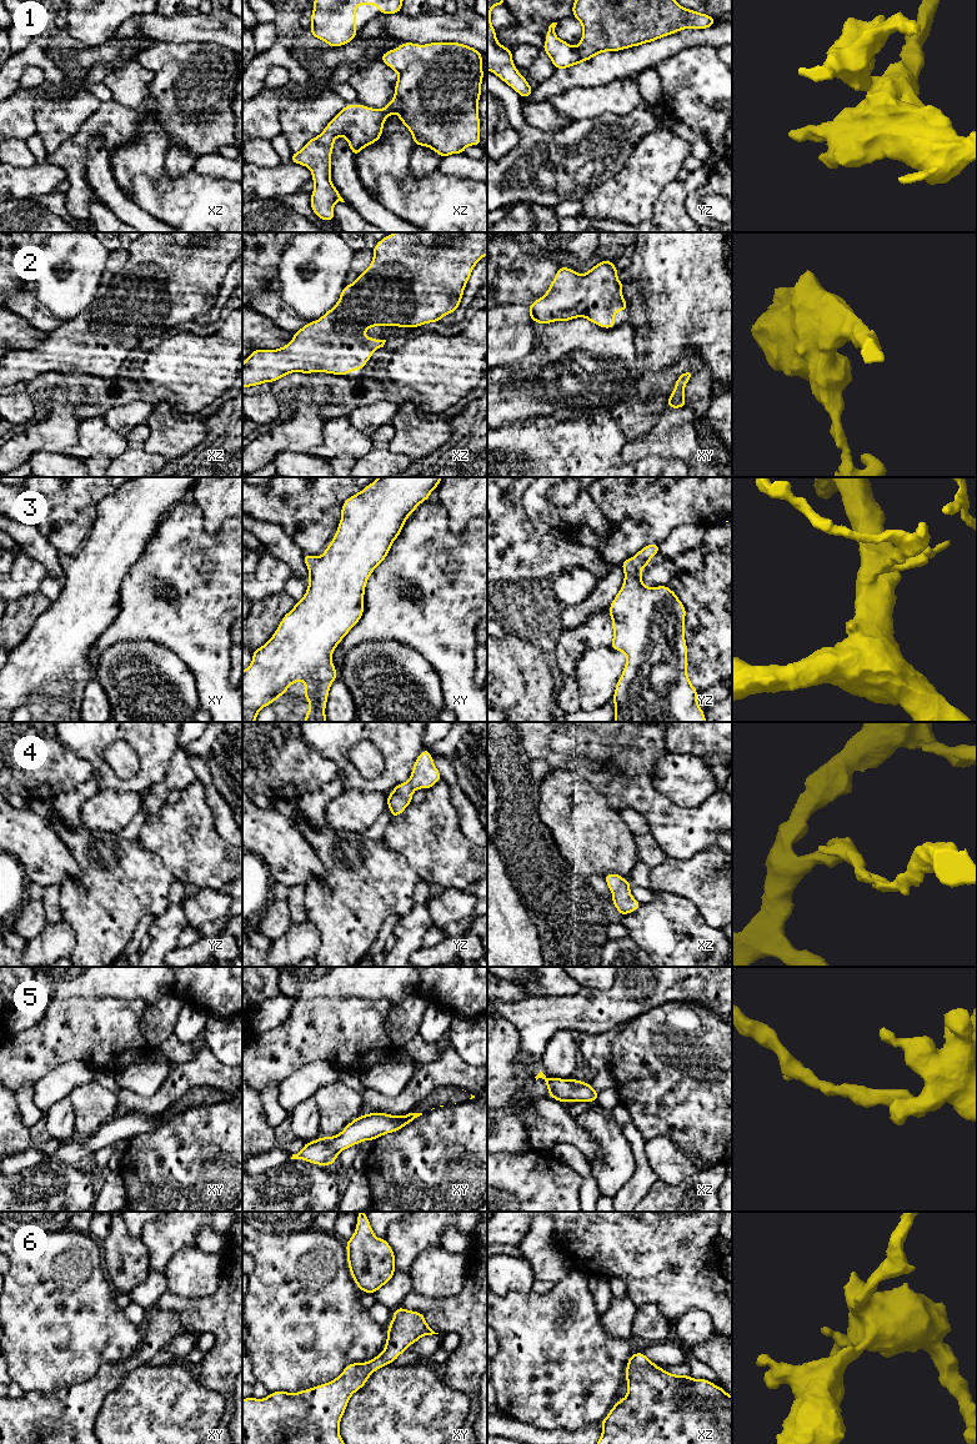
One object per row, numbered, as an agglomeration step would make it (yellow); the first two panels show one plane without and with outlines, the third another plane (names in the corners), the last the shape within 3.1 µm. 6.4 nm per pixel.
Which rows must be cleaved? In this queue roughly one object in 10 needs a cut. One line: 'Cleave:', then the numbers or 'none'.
Cleave: none

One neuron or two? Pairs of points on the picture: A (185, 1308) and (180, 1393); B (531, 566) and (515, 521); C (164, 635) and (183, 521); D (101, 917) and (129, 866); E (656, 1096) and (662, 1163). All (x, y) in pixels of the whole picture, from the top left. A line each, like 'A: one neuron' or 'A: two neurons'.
A: two neurons
B: one neuron
C: one neuron
D: one neuron
E: two neurons

